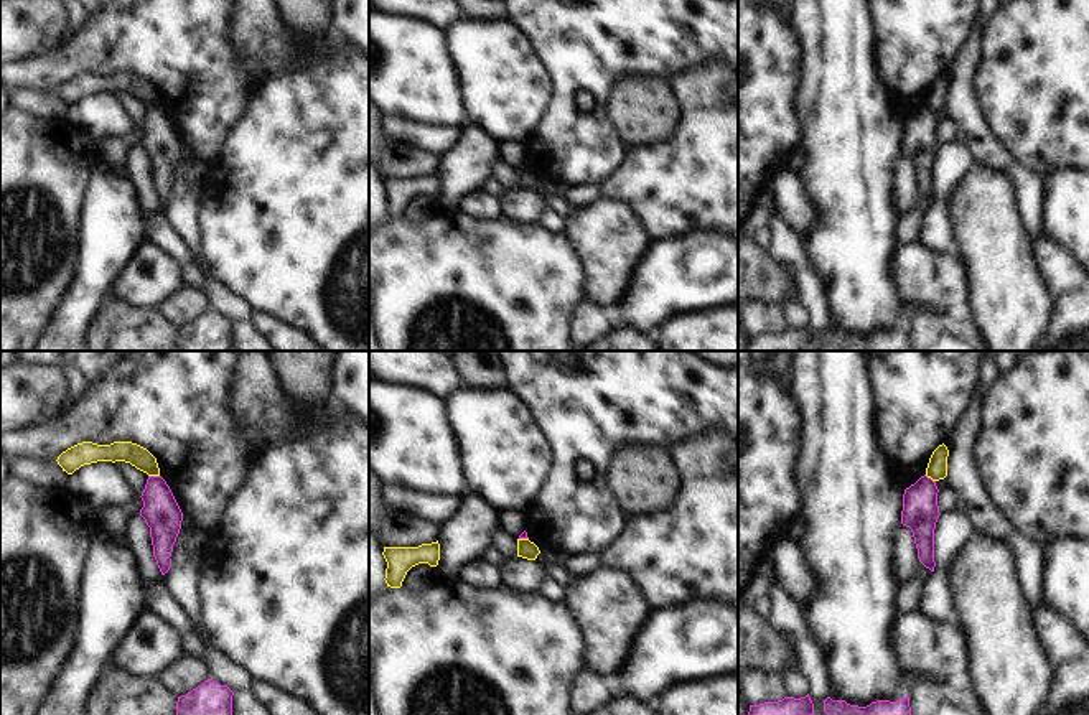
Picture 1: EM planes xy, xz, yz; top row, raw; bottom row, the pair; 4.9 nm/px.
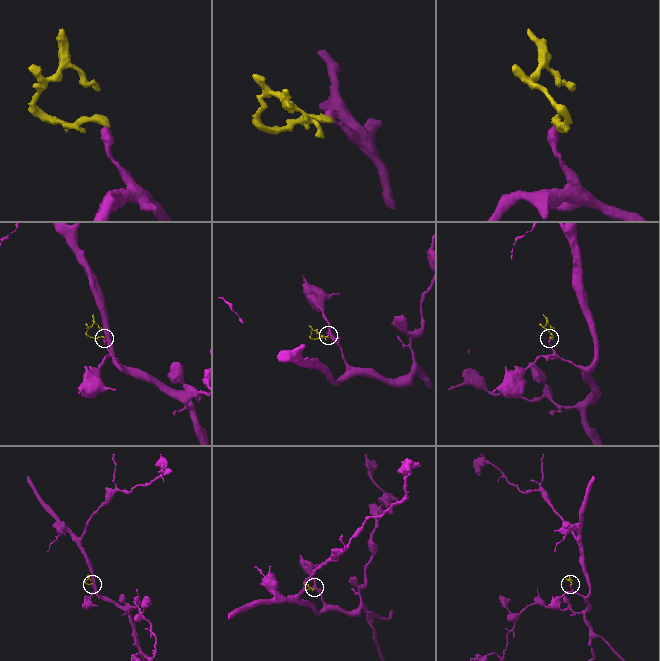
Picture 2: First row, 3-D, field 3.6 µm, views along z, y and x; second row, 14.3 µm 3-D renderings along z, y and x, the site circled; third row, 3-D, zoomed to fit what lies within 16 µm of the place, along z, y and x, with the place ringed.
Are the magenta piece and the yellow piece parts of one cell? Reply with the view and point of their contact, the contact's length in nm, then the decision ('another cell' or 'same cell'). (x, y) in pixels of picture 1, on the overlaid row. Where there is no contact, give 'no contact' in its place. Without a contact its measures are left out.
xy (154, 476) | 60 nm | another cell

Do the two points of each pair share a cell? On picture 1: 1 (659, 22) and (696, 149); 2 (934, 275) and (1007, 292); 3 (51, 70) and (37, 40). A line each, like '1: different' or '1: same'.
1: different
2: different
3: different

